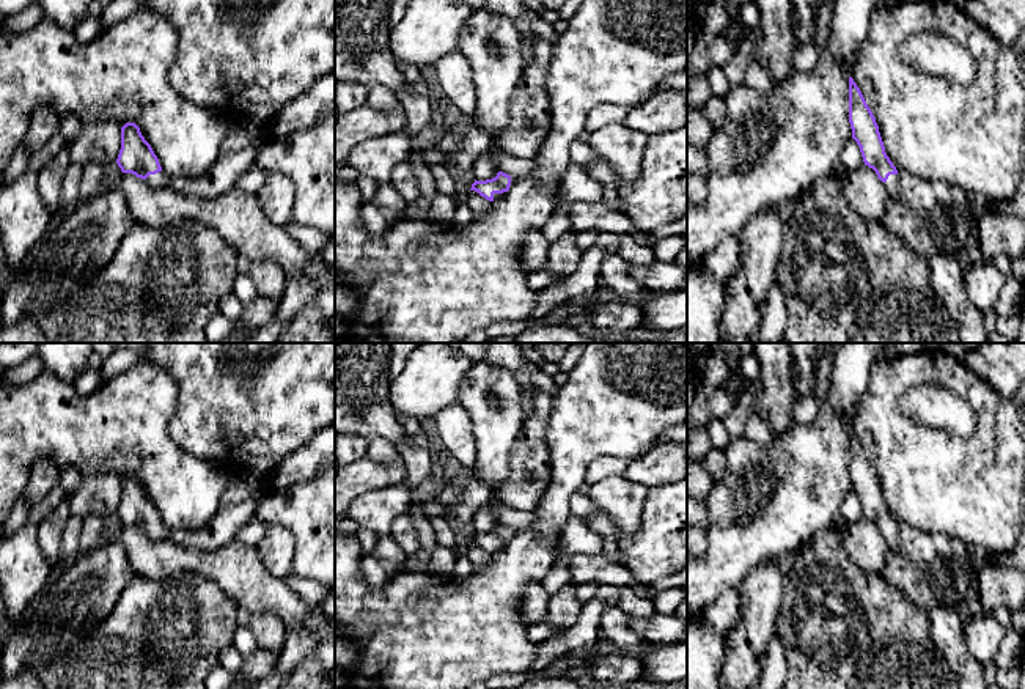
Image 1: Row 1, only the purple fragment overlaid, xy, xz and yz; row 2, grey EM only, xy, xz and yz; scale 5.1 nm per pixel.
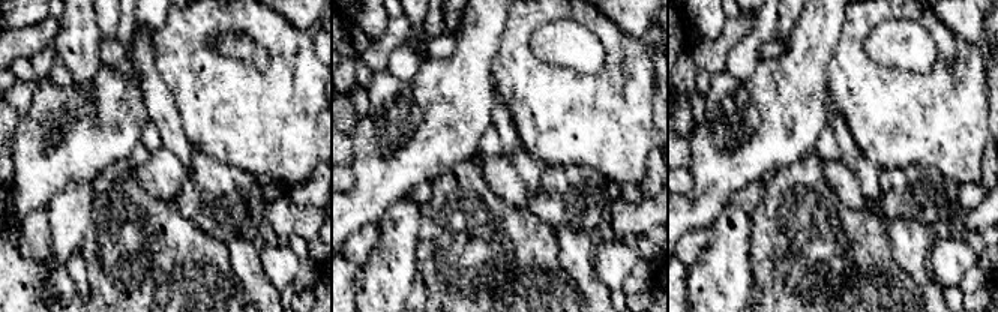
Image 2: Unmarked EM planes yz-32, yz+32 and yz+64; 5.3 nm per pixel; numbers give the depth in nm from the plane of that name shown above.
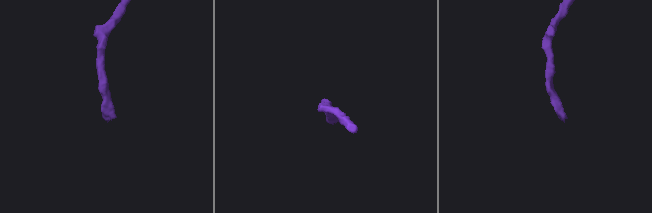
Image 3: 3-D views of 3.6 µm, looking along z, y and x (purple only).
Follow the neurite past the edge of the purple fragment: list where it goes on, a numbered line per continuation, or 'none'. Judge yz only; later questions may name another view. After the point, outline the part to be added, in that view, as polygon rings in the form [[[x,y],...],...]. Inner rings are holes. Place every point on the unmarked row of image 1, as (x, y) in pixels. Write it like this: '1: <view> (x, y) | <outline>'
1: yz (892, 538) | [[[890,527],[888,532],[884,535],[884,540],[890,551],[899,549],[899,530],[898,527]]]

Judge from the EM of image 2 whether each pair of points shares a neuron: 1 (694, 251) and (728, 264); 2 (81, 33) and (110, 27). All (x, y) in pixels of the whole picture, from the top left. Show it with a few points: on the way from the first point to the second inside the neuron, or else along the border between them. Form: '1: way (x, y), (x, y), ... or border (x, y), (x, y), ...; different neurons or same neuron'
1: border (710, 227), (710, 239), (701, 257), (691, 267); different neurons
2: border (95, 15), (102, 38); different neurons

